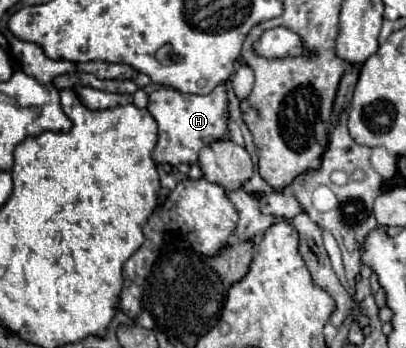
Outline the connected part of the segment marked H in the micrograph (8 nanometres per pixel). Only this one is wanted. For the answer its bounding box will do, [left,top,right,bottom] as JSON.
[147,84,229,166]

